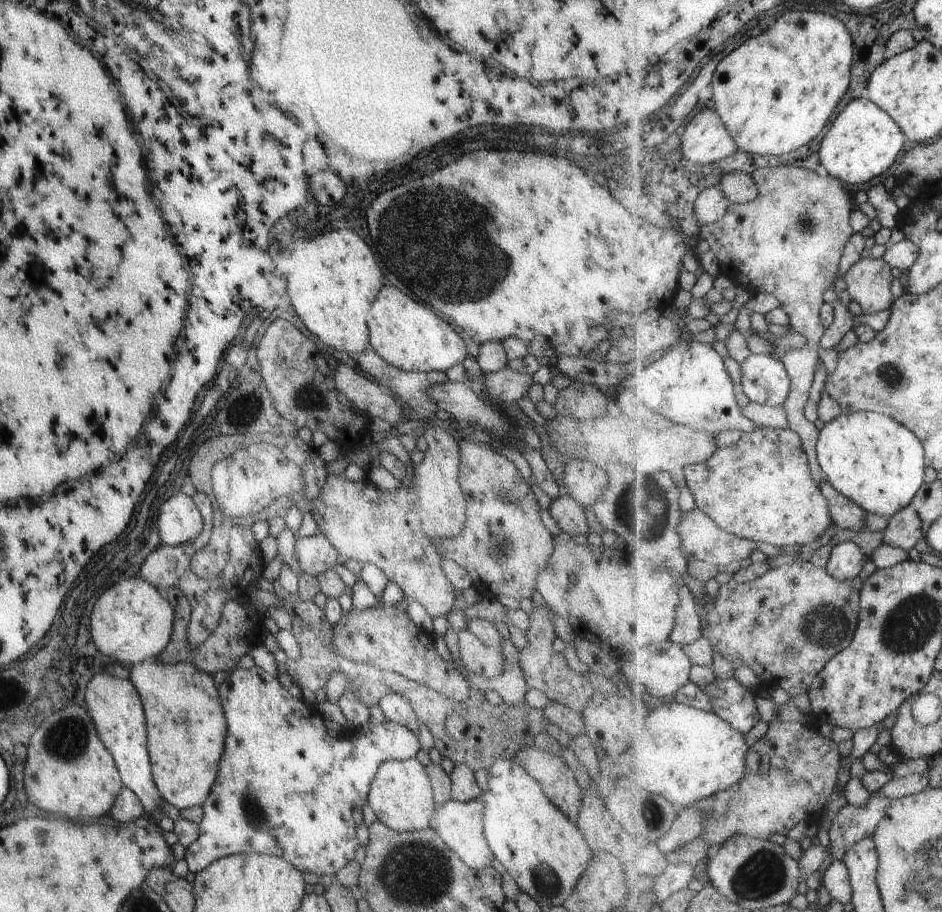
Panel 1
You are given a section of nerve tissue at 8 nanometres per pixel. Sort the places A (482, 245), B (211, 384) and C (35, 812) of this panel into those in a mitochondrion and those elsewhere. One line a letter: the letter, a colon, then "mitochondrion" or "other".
A: mitochondrion
B: other
C: other

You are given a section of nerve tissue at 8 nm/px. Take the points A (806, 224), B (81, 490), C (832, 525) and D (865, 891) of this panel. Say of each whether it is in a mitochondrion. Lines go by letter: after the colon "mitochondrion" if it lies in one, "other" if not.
A: mitochondrion
B: other
C: other
D: other

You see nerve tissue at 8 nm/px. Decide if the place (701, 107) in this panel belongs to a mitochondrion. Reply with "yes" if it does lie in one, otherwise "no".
no

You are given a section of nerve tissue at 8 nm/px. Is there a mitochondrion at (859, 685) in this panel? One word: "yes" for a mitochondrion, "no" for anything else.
no

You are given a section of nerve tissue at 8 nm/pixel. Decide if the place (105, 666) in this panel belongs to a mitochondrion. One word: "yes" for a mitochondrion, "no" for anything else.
no

